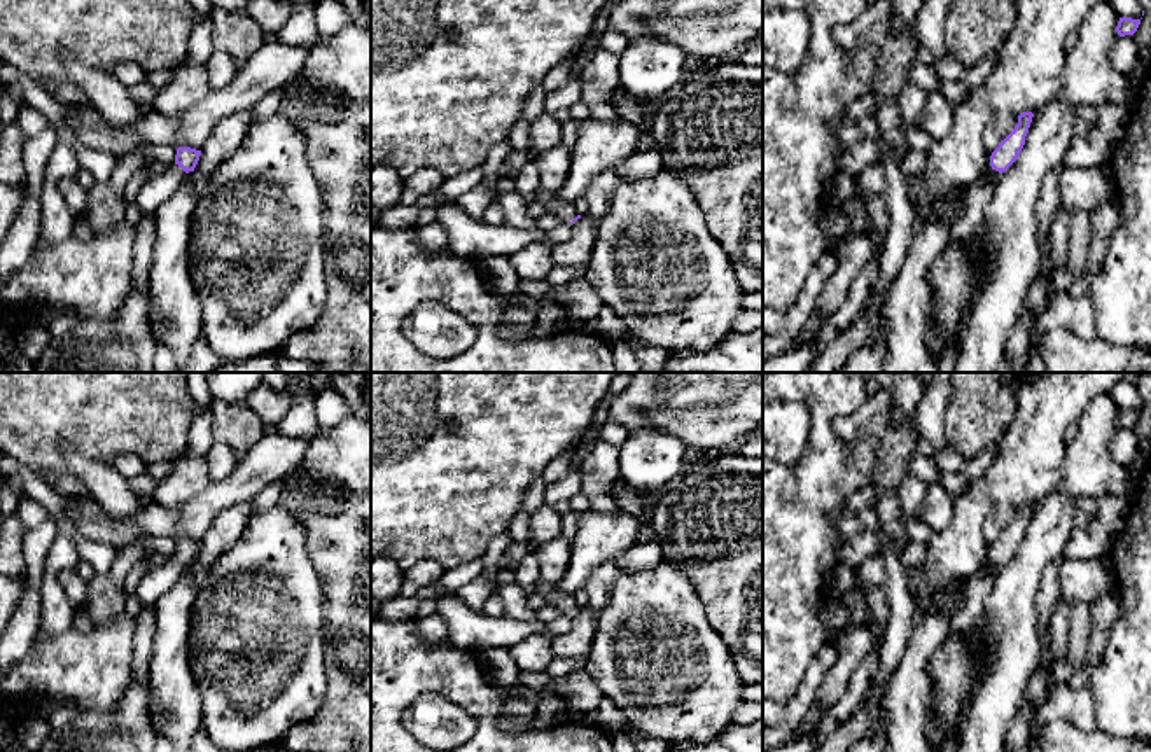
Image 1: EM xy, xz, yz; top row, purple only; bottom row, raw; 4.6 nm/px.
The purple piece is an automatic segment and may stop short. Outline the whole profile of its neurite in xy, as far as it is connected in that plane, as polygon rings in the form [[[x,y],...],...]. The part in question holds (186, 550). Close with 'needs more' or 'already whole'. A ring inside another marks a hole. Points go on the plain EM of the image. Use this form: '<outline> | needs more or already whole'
[[[178,539],[175,554],[166,563],[156,568],[149,568],[135,589],[135,596],[147,605],[157,602],[184,574],[189,563],[194,563],[199,553],[201,542],[191,539]]] | needs more

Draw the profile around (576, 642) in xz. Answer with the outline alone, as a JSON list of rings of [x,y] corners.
[[[581,607],[569,619],[569,628],[553,638],[553,656],[586,659],[595,638],[596,616],[586,607]]]

